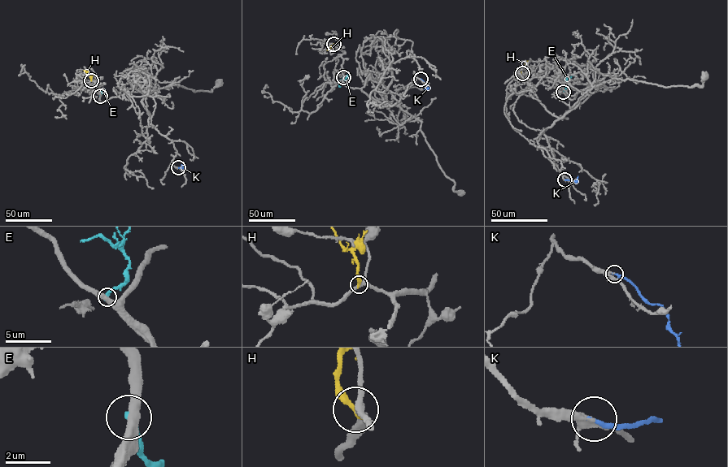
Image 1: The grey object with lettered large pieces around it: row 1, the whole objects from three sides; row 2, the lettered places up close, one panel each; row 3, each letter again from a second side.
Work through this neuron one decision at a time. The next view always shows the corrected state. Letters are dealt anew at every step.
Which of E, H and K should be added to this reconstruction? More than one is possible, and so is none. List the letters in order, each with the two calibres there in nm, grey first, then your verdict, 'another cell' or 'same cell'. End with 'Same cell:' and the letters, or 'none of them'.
E: calibres 440 and 280 nm; another cell
H: calibres 280 and 320 nm; another cell
K: calibres 190 and 200 nm; same cell
Same cell: K

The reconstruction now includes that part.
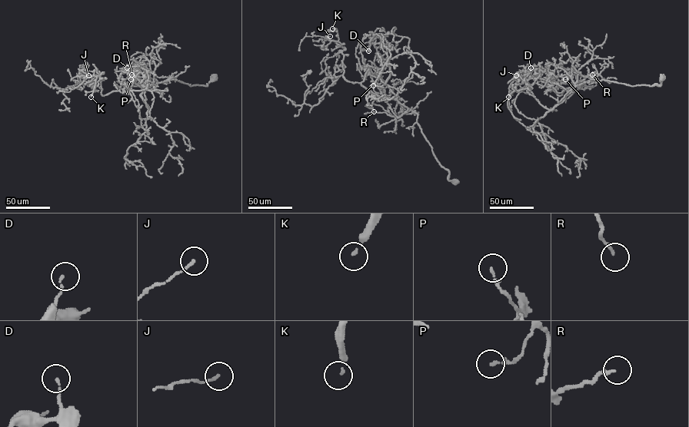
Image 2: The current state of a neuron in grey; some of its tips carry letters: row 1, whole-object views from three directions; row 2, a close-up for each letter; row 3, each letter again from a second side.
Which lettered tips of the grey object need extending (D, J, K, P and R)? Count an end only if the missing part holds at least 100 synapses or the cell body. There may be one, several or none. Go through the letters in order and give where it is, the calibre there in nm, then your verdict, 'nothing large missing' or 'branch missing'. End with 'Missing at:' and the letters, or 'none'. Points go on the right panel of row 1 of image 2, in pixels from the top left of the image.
D: place (530, 67); calibre 110 nm; nothing large missing
J: place (516, 75); calibre 120 nm; nothing large missing
K: place (508, 97); calibre 120 nm; branch missing
P: place (565, 79); calibre 170 nm; nothing large missing
R: place (592, 74); calibre 140 nm; nothing large missing
Missing at: K

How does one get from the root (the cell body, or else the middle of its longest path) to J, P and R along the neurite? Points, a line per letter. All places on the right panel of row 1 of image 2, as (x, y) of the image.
J: (662, 77), (660, 85), (651, 86), (592, 79), (566, 88), (559, 95), (529, 72), (518, 78), (516, 75)
P: (662, 77), (660, 85), (651, 86), (592, 79), (570, 90), (547, 81), (551, 74), (565, 74), (565, 79)
R: (662, 77), (660, 85), (631, 86), (594, 79), (578, 87), (574, 83), (592, 74)

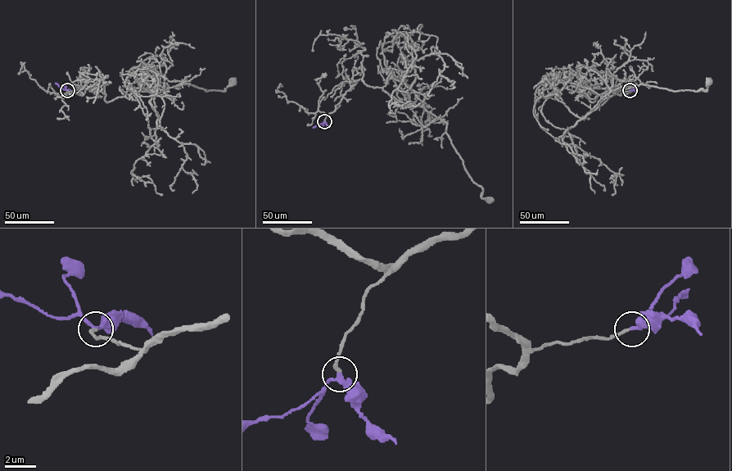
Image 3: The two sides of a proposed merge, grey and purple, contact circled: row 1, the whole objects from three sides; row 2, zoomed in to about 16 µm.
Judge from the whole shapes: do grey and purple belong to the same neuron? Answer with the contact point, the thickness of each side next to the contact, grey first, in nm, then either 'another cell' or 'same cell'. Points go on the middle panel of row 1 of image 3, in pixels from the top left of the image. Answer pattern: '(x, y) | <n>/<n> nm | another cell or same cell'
(324, 121) | 200/200 nm | same cell

